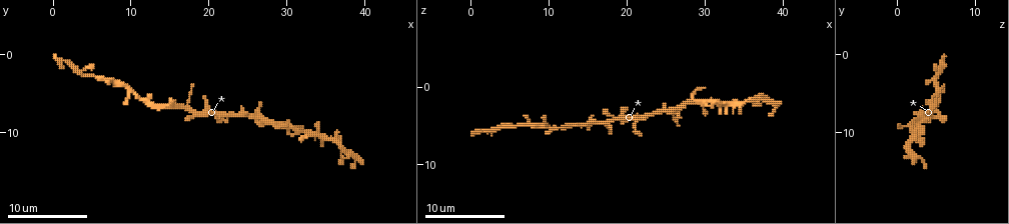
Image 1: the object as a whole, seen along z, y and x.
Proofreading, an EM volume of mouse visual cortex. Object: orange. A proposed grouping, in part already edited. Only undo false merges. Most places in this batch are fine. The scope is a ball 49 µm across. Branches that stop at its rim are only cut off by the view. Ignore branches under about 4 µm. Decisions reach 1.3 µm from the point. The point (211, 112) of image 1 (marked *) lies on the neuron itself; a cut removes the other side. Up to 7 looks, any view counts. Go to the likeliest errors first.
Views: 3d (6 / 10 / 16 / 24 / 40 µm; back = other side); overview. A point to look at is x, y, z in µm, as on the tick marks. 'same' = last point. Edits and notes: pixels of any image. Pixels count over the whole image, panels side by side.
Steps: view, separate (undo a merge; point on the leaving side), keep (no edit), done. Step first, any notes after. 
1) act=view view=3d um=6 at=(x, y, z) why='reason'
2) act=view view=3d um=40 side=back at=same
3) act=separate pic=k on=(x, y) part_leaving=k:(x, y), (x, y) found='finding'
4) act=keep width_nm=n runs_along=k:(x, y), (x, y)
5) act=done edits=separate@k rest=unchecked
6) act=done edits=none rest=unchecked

act=view view=3d um=6 at=(13.0, 6.8, 5.0) why='calibre changes'

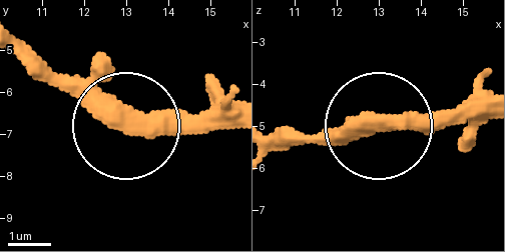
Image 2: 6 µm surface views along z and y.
act=view view=3d um=6 side=back at=(12.90, 6.60, 4.90)

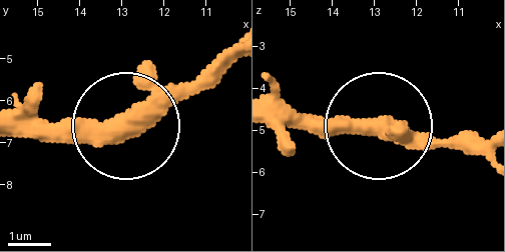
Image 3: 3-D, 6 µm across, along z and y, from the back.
act=keep runs_along=3:(270, 108), (481, 140) found='continuous, no second neuron'

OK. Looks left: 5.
act=view view=3d um=10 at=(3.4, 2.8, 5.4) why='calibre changes'

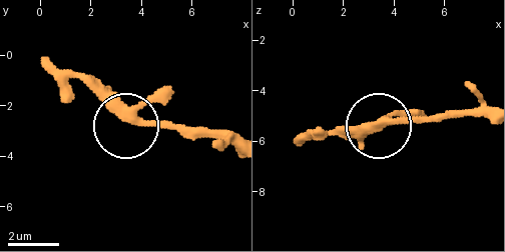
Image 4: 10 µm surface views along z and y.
act=keep runs_along=4:(483, 115), (438, 115), (337, 132) found='one neuron here'

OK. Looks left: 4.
act=view view=3d um=6 at=(30.6, 9.0, 2.0) why='three arms meet'

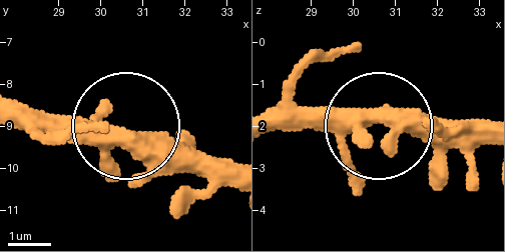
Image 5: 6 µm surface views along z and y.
act=view view=3d um=6 side=back at=(30.60, 9.20, 1.85) why='other side'

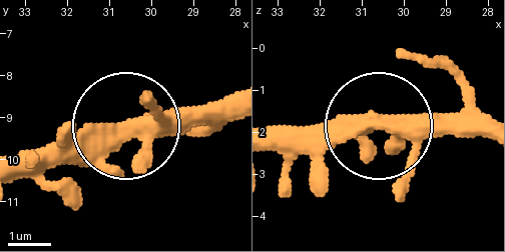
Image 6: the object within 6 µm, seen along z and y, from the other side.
act=keep arms=3 runs_along=6:(486, 139), (271, 128) found='all the same neuron'

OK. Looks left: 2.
act=done edits=none rest=unchecked

